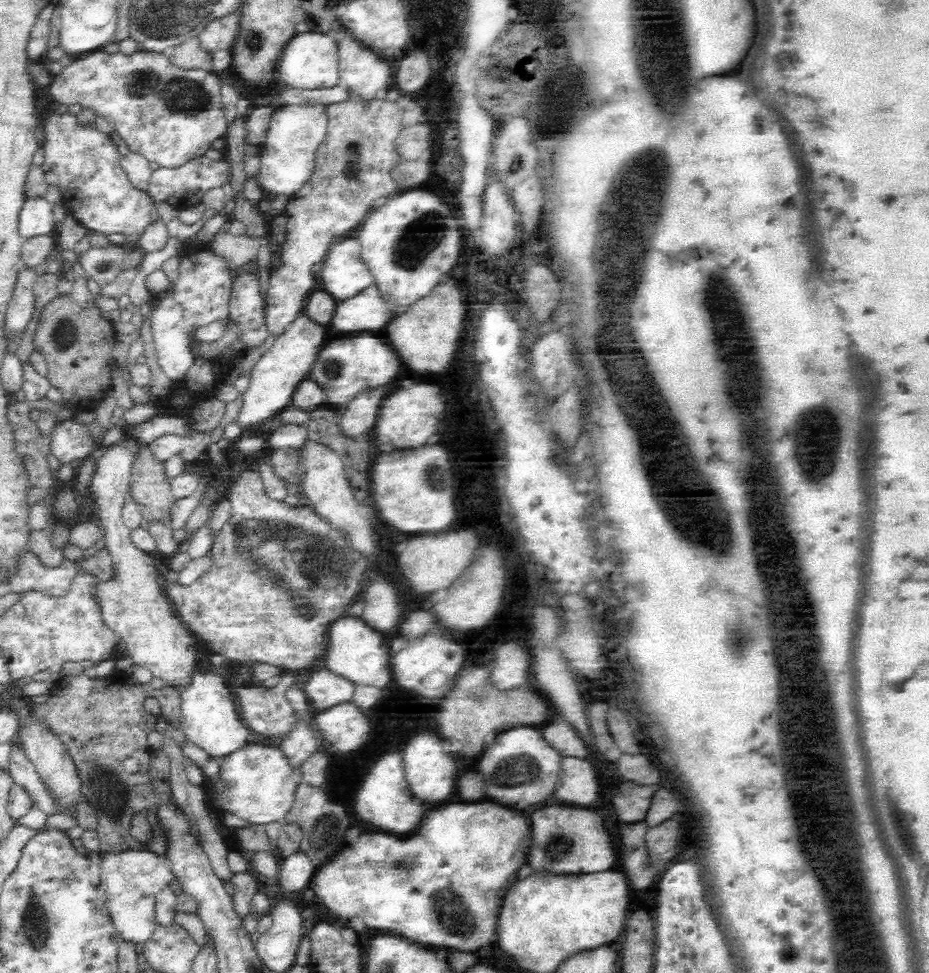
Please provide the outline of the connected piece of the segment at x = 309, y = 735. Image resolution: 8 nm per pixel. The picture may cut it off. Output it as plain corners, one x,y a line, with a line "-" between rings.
298,720
296,728
280,742
279,749
284,753
291,768
301,768
306,758
321,750
313,734
314,729

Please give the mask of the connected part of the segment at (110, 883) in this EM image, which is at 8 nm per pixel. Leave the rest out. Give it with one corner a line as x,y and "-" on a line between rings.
126,850
112,854
101,853
100,858
102,858
101,885
107,900
106,910
111,923
116,929
118,938
128,942
145,943
159,925
158,922
155,922
156,895
172,880
175,880
170,864
165,857
160,857
160,855
151,850

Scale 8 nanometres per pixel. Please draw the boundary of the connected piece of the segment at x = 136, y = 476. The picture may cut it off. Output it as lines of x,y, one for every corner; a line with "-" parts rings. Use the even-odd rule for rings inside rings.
136,442
131,464
128,499
138,504
142,518
148,522
167,522
170,506
176,500
170,492
170,483
167,481
163,462
154,458
147,443

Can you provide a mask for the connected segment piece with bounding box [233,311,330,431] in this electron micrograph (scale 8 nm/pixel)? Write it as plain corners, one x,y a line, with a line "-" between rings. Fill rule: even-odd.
303,311
298,314
298,318
288,326
286,333
276,338
270,349
265,350
252,368
248,388
244,389
239,402
240,408
233,422
243,431
252,429
290,406
294,389
301,380
307,378
320,349
327,341
324,340
326,336
330,336
327,326
310,320

